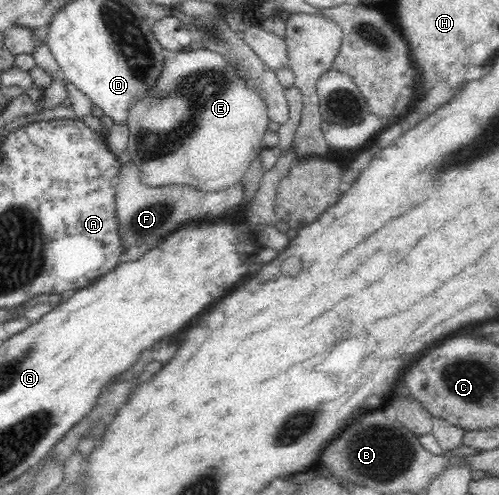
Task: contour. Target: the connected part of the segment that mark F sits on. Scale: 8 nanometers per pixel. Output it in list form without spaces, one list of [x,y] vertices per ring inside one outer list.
[[[136,164],[122,166],[116,187],[116,212],[117,221],[120,221],[117,227],[118,233],[120,233],[121,245],[124,245],[124,248],[122,248],[123,254],[118,264],[142,258],[150,248],[158,245],[158,241],[162,241],[163,237],[172,233],[174,229],[178,229],[179,226],[186,225],[187,222],[234,213],[234,207],[239,205],[243,197],[243,191],[238,182],[222,190],[198,189],[194,184],[155,188],[142,182]]]

